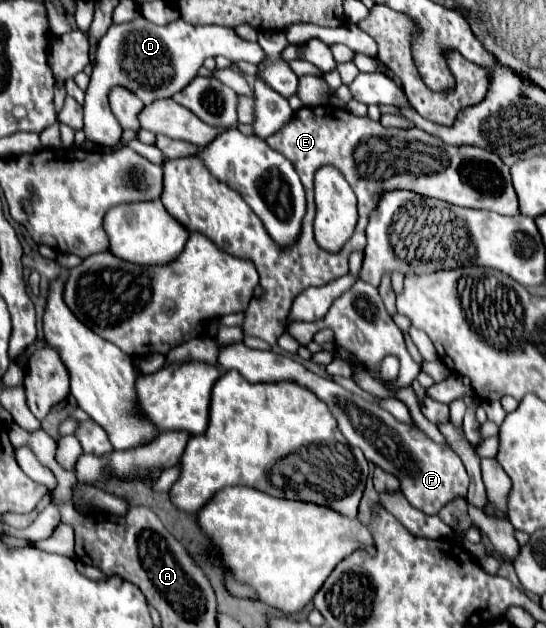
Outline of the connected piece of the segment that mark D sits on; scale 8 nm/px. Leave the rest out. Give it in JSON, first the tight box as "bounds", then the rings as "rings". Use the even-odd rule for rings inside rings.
{"bounds":[84,18,264,146],"rings":[[[136,18],[126,24],[112,24],[108,32],[100,38],[96,50],[96,64],[90,76],[90,84],[86,88],[84,98],[84,132],[86,138],[100,146],[114,146],[122,128],[116,116],[108,106],[108,92],[114,86],[123,86],[131,90],[147,106],[152,102],[170,98],[176,90],[180,92],[198,72],[202,62],[208,56],[226,56],[228,60],[246,60],[258,64],[264,58],[258,42],[248,42],[240,38],[234,28],[224,28],[218,24],[194,26],[184,20],[176,20],[168,26],[156,26],[146,18]],[[130,66],[130,72],[124,68]],[[140,84],[154,84],[154,88],[146,88]]]}

